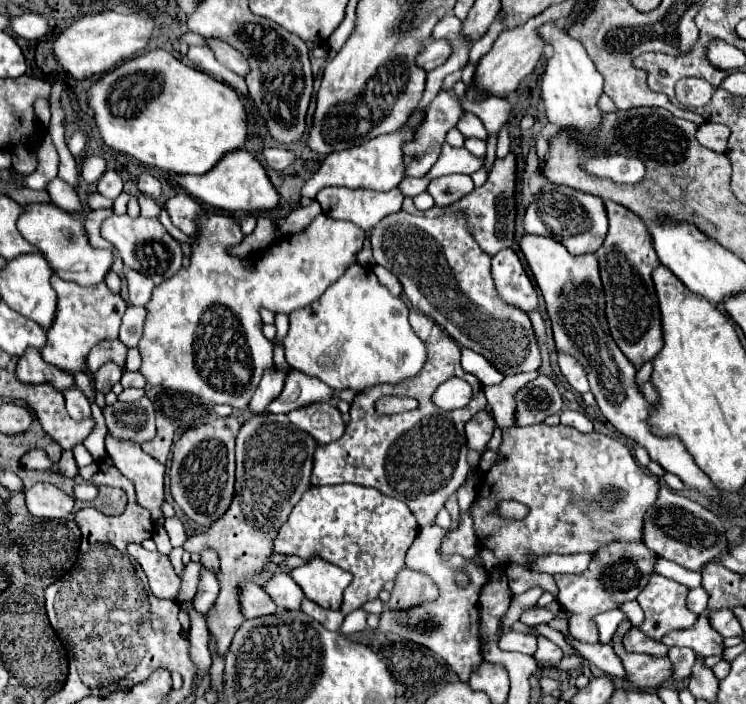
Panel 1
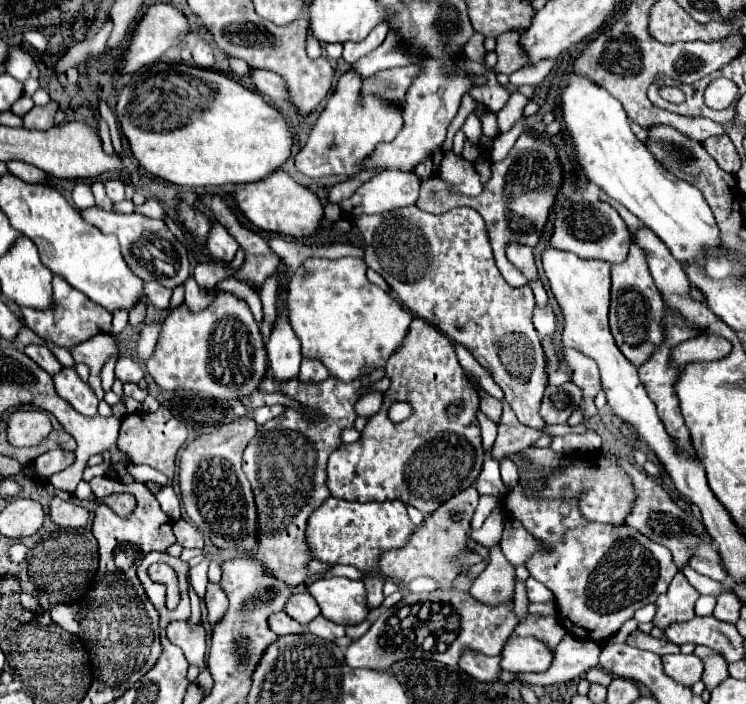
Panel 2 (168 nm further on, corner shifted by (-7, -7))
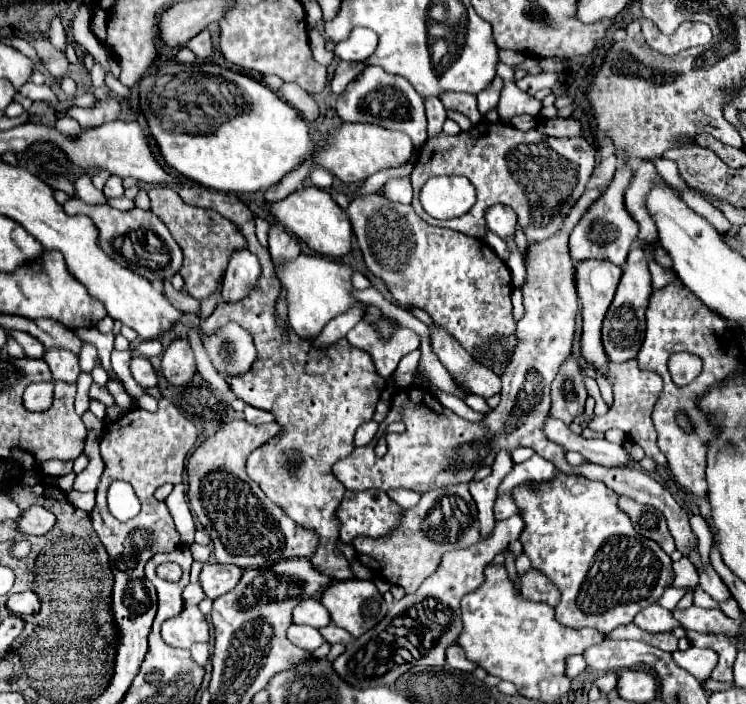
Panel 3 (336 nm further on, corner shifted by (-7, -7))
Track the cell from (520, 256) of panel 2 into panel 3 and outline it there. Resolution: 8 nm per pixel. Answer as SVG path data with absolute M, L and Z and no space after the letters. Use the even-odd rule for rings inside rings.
M495 204L495 206L491 206L491 210L487 210L485 222L487 222L487 226L489 226L497 236L505 238L505 236L509 236L509 234L515 232L517 216L515 216L515 212L513 212L509 206Z

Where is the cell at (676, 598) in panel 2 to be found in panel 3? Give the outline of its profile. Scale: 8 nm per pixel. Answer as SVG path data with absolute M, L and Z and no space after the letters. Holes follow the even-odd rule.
M685 556L681 560L677 560L677 562L673 562L673 570L675 570L673 586L677 586L677 588L681 588L681 586L697 586L699 574L697 574L695 566Z

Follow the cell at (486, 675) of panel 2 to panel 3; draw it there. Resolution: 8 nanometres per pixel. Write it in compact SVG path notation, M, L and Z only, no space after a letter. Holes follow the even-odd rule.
M449 646L447 654L445 654L445 660L447 660L447 664L451 668L461 670L461 672L473 672L477 668L475 662L471 662L471 660L465 658L465 654L463 654L463 650L459 646Z

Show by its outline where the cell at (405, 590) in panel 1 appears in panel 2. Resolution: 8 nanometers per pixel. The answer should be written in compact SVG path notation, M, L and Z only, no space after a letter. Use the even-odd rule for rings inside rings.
M473 486L455 494L455 498L451 498L443 506L439 506L439 510L435 514L431 514L421 528L417 528L417 532L413 534L411 542L405 548L383 554L383 558L379 560L381 572L391 578L397 578L403 588L417 576L429 576L437 582L439 590L445 590L445 592L453 590L453 582L457 578L457 568L451 564L451 558L459 550L467 548L465 536L469 532L471 516L477 508L477 500L479 500L479 492Z

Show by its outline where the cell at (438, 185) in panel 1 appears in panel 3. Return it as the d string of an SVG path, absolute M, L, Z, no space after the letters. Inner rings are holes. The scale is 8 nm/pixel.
M449 176L449 178L435 178L431 182L431 208L433 200L443 206L447 218L465 214L475 204L475 188L467 178Z

